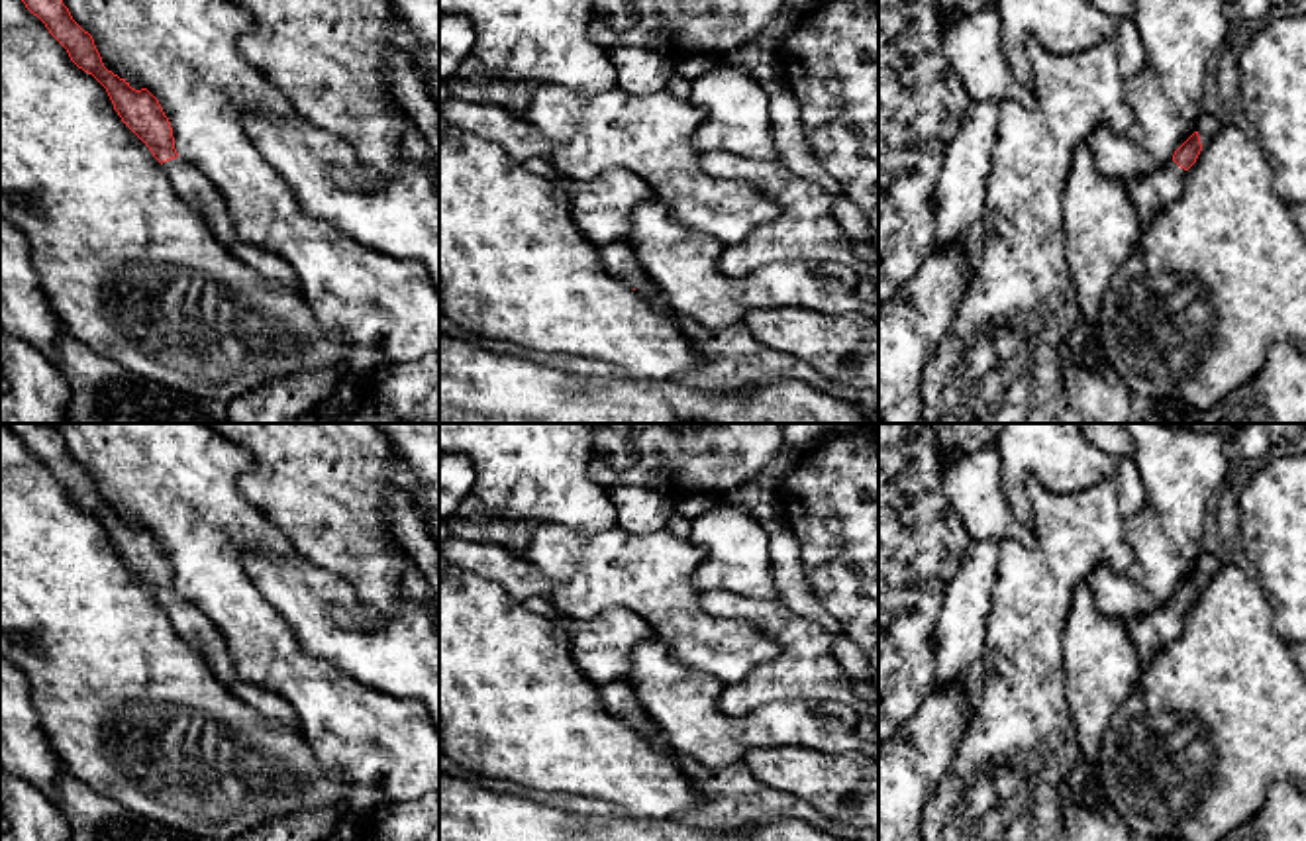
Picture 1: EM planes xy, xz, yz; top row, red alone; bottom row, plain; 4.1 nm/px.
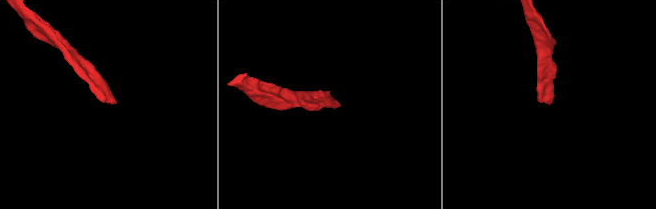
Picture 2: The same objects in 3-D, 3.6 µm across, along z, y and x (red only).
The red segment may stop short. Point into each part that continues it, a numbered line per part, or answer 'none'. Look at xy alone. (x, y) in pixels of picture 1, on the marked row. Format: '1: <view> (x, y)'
1: xy (189, 181)

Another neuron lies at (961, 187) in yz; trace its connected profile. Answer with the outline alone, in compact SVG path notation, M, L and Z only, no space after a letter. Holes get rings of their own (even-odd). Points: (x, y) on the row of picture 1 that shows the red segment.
M969 102L935 182L933 247L959 245L967 269L982 255L984 206L1000 102Z

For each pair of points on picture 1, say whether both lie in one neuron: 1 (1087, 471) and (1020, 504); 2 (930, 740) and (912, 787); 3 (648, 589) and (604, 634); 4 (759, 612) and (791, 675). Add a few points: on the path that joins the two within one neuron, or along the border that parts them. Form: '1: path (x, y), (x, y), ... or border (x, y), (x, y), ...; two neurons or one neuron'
1: path (1063, 467), (1028, 467), (1018, 481); one neuron
2: path (920, 751), (912, 775); one neuron
3: border (583, 620), (612, 608), (628, 608), (655, 638); two neurons
4: path (775, 626), (791, 642), (791, 659); one neuron

